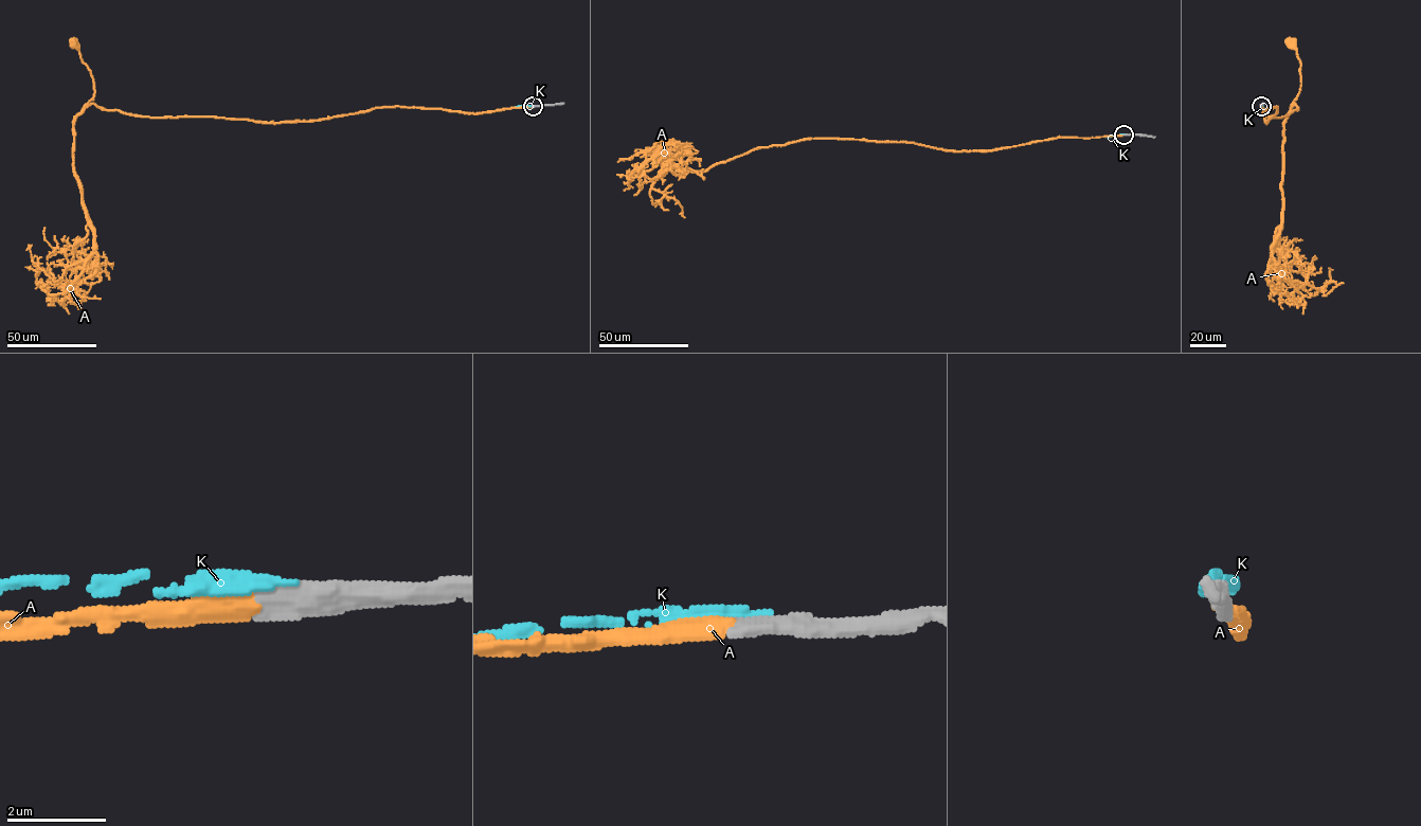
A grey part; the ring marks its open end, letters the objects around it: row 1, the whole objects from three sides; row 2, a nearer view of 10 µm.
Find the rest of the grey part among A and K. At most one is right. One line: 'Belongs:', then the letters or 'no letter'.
Belongs: A

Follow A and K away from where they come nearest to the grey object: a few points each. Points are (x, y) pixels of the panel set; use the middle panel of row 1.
A: (1123, 135), (1058, 137), (988, 150), (807, 138), (758, 146), (704, 171), (679, 166), (684, 175), (665, 166)
K: (1125, 135), (1104, 137)

